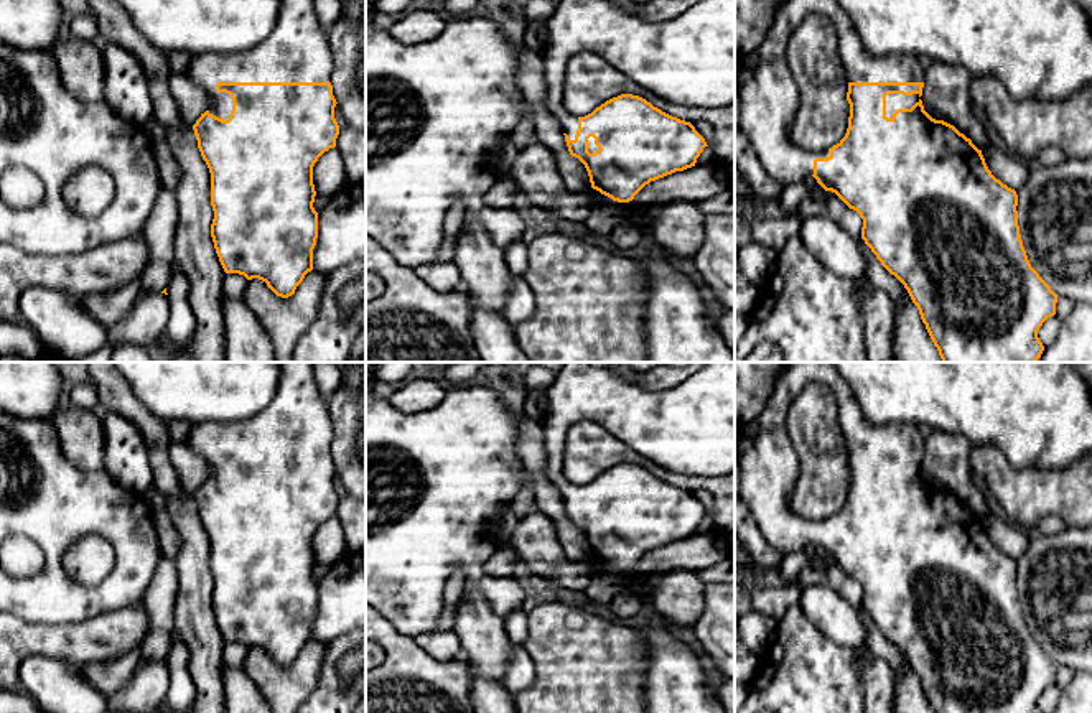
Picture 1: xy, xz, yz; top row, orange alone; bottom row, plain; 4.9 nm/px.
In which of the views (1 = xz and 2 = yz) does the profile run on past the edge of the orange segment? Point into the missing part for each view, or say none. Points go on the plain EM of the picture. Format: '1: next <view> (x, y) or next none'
1: next xz (689, 428)
2: next yz (768, 463)

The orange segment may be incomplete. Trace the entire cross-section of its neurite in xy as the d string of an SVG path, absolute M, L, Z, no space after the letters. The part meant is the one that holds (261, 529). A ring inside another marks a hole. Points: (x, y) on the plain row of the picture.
M282 362L275 397L262 412L237 423L193 423L186 441L209 464L209 478L193 499L211 542L211 606L219 631L226 642L259 647L282 667L292 665L313 639L318 608L313 535L324 520L336 515L339 504L331 441L333 422L318 390L313 362Z

